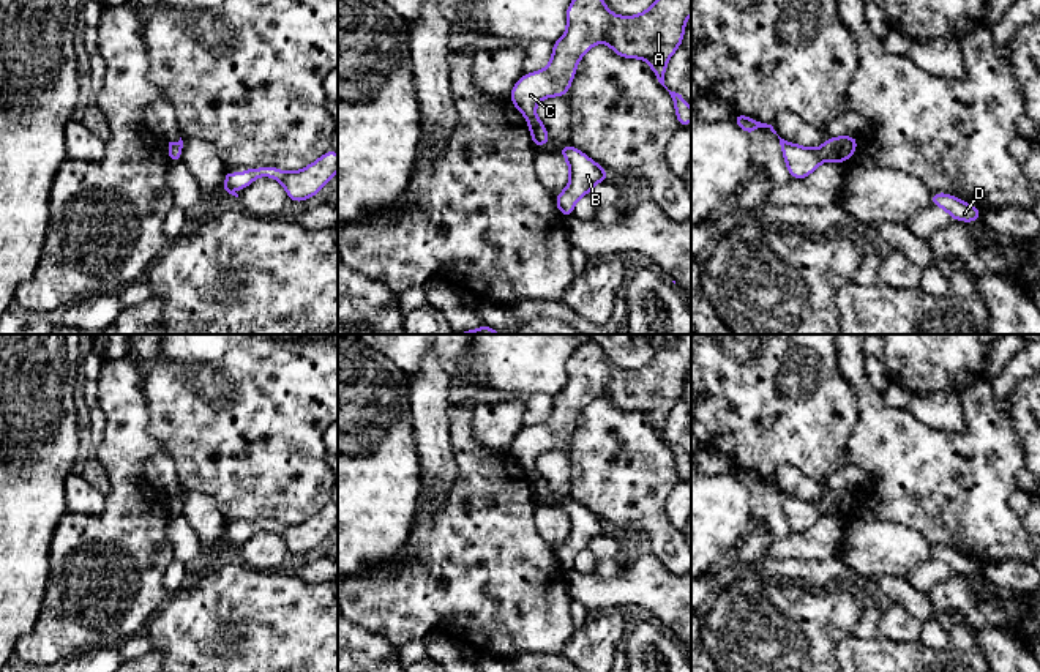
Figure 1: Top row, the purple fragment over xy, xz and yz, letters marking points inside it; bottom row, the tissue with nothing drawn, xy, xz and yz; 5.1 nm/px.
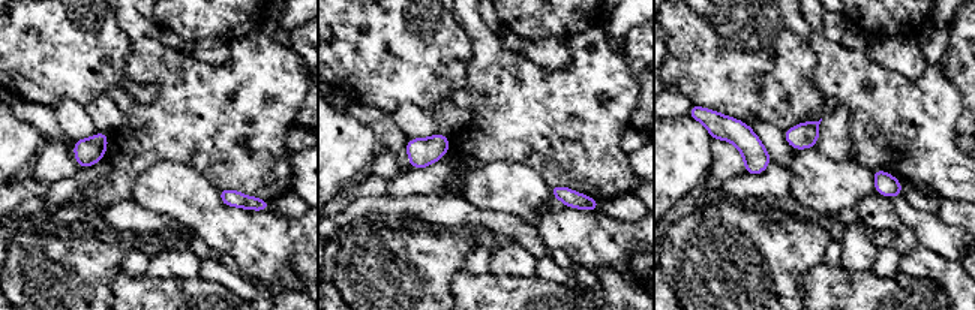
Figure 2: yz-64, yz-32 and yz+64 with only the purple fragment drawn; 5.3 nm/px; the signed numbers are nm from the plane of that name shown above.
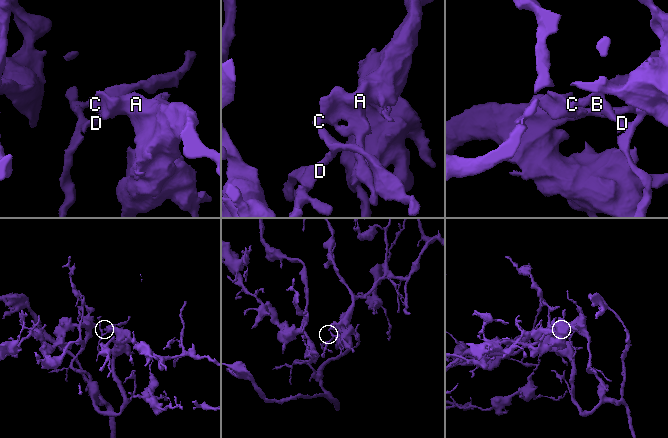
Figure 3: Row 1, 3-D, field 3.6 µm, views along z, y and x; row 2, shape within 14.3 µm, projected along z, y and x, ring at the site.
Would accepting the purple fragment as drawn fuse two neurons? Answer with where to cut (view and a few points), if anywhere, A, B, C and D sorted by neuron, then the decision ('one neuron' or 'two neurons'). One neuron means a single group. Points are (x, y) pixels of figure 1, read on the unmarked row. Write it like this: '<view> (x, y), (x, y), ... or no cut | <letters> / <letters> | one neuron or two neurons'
no cut | A B C D | one neuron

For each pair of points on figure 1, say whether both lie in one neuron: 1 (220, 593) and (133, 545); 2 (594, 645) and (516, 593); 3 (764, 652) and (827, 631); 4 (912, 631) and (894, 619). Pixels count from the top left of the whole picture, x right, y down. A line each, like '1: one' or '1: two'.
1: two
2: two
3: one
4: one

